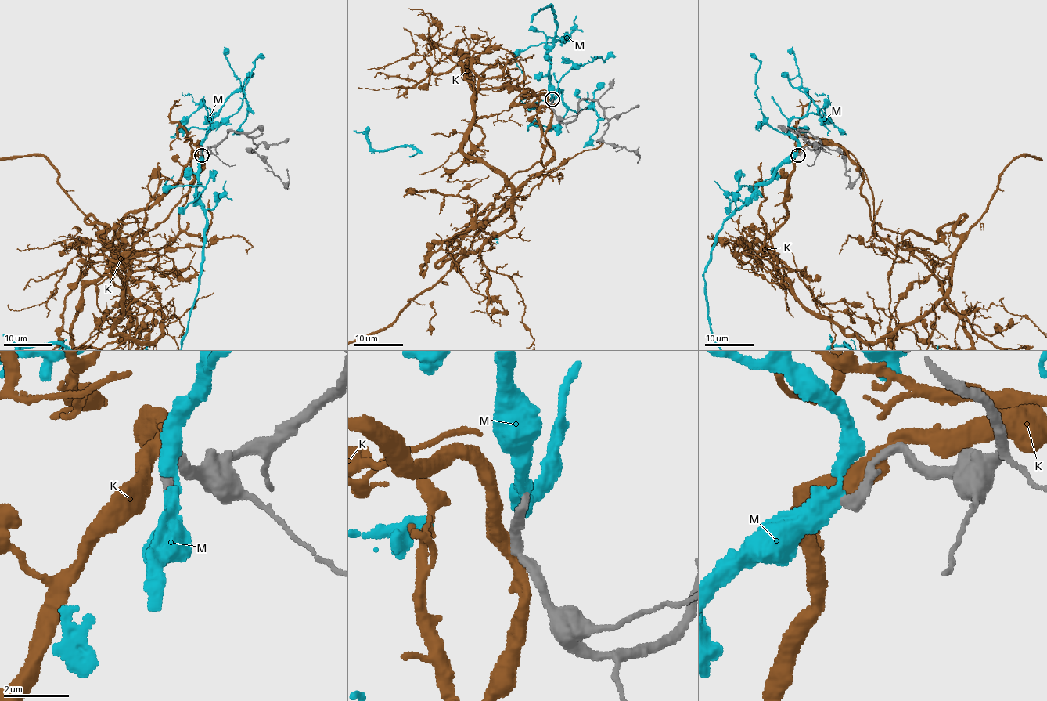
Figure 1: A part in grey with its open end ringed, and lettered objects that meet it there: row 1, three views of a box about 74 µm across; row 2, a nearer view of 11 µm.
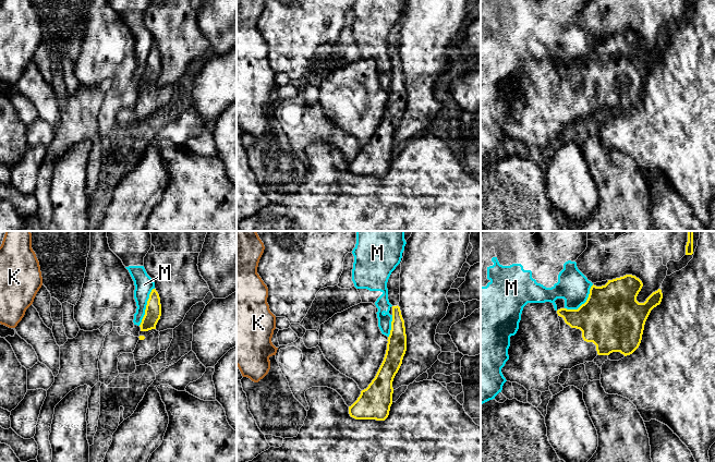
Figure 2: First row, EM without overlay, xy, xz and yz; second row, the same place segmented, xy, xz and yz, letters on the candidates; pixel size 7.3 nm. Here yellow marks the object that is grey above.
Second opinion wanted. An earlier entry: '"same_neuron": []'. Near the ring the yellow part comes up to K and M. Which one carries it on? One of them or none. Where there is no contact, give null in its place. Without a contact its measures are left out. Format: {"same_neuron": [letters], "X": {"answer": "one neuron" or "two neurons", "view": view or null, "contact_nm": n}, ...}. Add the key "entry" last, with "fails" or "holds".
{"same_neuron": [], "K": {"answer": "two neurons", "view": null}, "M": {"answer": "two neurons", "view": "xy", "contact_nm": 300}, "entry": "holds"}

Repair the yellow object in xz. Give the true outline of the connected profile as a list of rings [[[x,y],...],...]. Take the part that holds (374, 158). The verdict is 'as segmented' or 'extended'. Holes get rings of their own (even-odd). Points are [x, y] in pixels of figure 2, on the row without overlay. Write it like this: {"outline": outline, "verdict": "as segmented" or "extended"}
{"outline": [[[404,7],[400,20],[391,28],[387,38],[388,56],[392,61],[392,77],[386,110],[375,134],[366,145],[361,147],[358,156],[349,162],[349,170],[355,175],[385,177],[392,160],[392,137],[407,107],[404,76],[398,62],[403,12]]], "verdict": "extended"}

